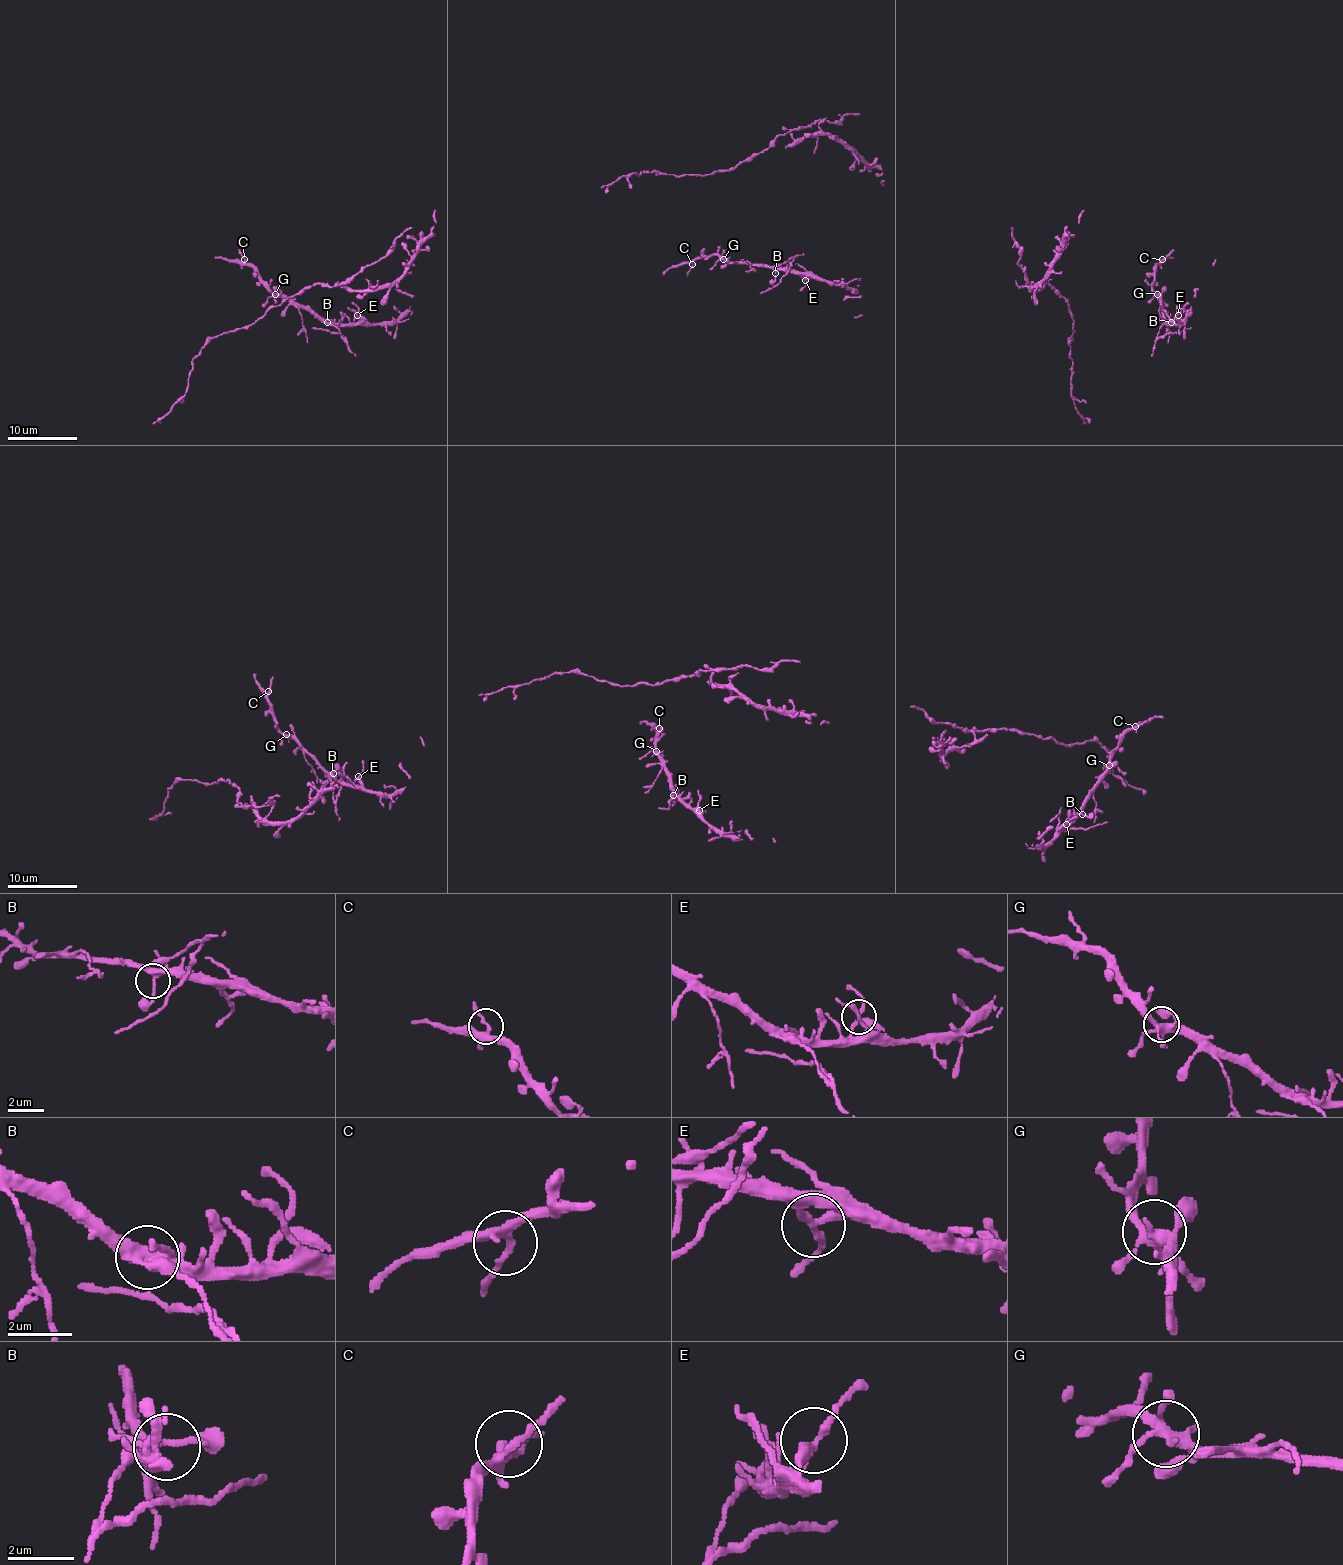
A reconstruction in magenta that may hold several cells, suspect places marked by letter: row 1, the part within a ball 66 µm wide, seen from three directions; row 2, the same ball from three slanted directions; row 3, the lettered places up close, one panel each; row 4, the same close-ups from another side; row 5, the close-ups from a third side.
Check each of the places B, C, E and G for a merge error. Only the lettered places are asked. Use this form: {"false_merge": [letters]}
{"false_merge": []}

